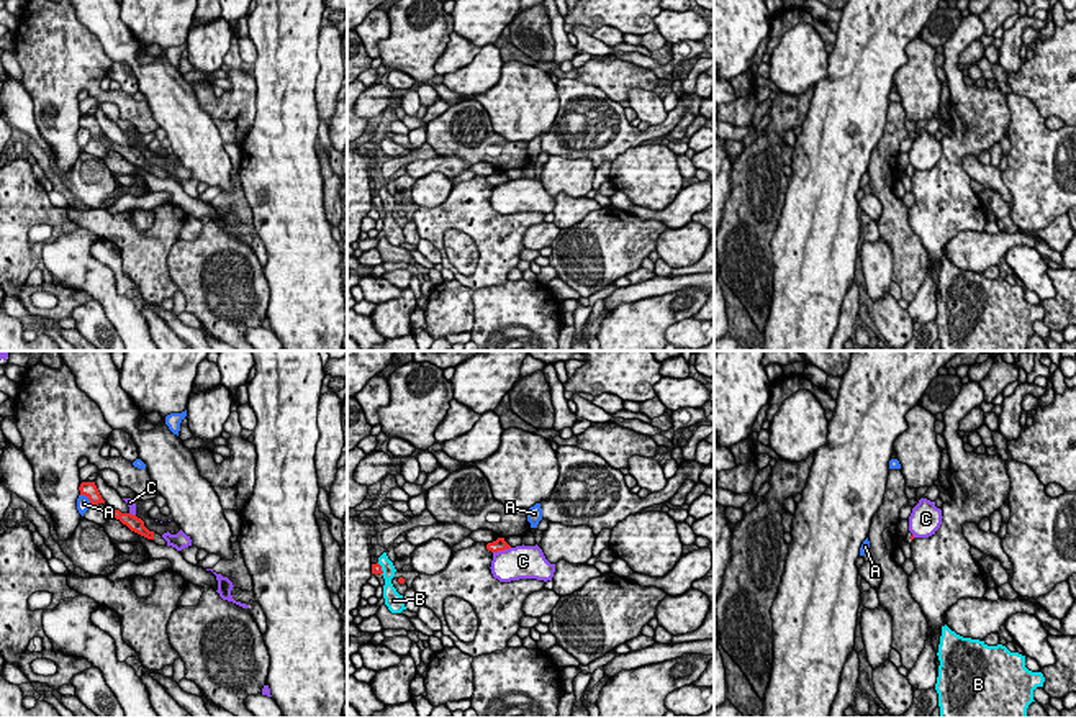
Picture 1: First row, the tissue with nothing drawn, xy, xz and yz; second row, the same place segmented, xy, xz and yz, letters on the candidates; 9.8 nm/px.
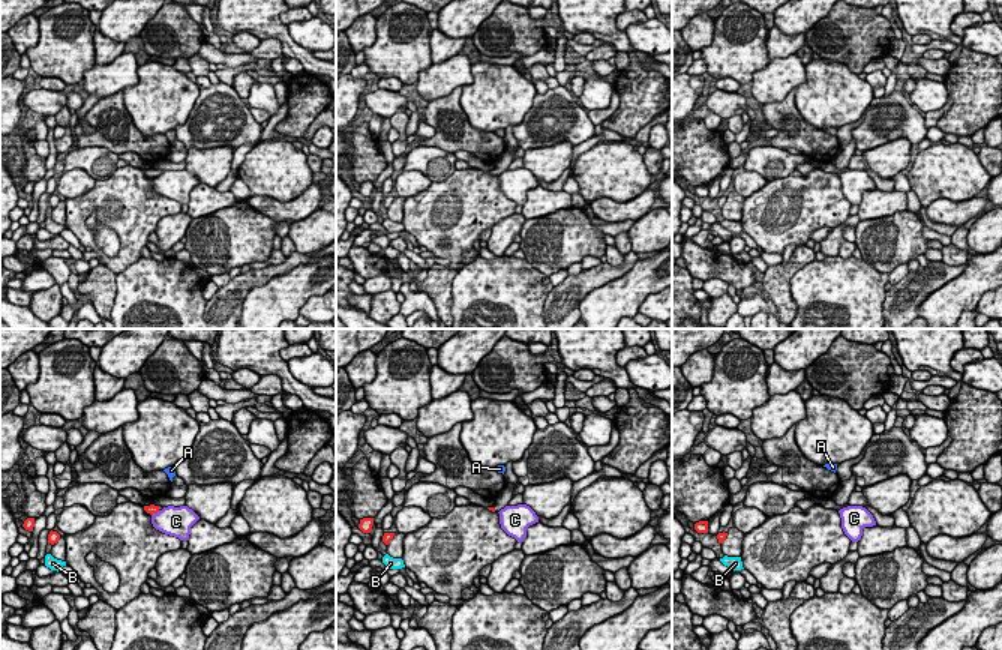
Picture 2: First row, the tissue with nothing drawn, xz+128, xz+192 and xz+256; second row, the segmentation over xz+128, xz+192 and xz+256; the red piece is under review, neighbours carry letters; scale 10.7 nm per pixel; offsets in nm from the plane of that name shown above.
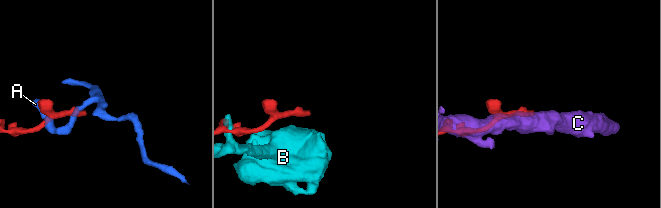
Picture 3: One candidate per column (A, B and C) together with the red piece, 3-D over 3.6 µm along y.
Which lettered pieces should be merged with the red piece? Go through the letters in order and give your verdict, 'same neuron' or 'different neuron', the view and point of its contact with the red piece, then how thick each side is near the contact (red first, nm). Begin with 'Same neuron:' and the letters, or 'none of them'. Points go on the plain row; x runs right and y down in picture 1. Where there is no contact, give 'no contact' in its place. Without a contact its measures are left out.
Same neuron: none of them
A: different neuron; meets red in xy at (89, 131); 160 nm thick on the red side, 130 nm on the other
B: different neuron; meets red in xz at (380, 202); 100 nm thick on the red side, 130 nm on the other
C: different neuron; meets red in xz at (501, 182); 130 nm thick on the red side, 320 nm on the other

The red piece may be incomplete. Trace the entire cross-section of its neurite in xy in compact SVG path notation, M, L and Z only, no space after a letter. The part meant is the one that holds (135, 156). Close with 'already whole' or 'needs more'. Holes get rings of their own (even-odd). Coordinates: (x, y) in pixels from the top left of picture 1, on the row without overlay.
M111 141L111 148L113 151L120 152L123 157L126 157L131 164L151 172L152 175L156 175L157 179L167 179L167 174L154 166L154 164L149 164L146 159L144 159L144 154L141 151L138 151L136 148L131 148L131 146L121 146L120 143L115 143Z; needs more

